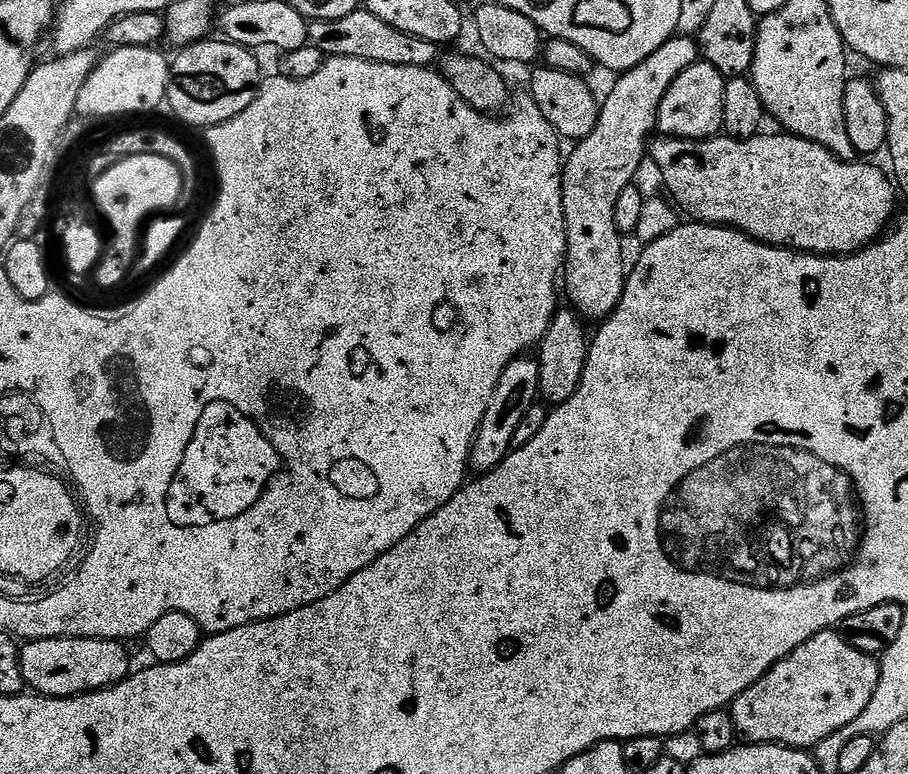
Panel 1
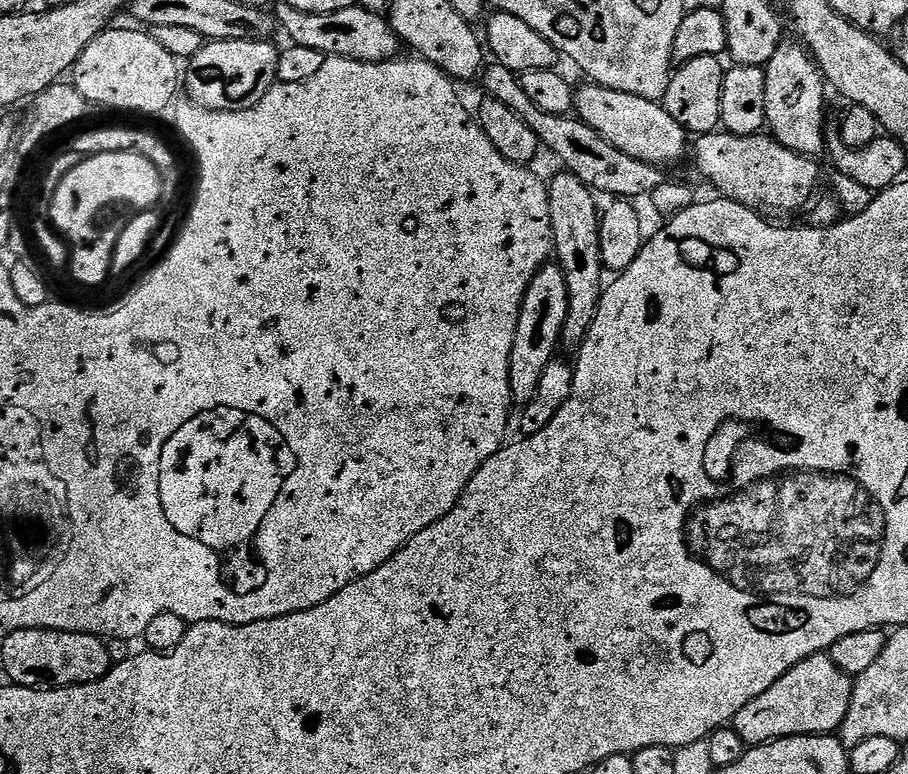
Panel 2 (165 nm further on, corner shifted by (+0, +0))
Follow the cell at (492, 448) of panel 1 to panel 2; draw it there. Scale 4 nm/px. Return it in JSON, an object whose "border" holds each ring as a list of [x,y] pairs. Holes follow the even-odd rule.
{"border":[[[549,262],[534,274],[532,285],[526,290],[520,307],[520,317],[508,371],[512,399],[517,405],[526,405],[534,398],[534,394],[538,390],[538,382],[542,382],[542,373],[546,371],[546,366],[552,363],[557,355],[556,347],[561,347],[567,313],[566,278],[562,274],[559,264]]]}

